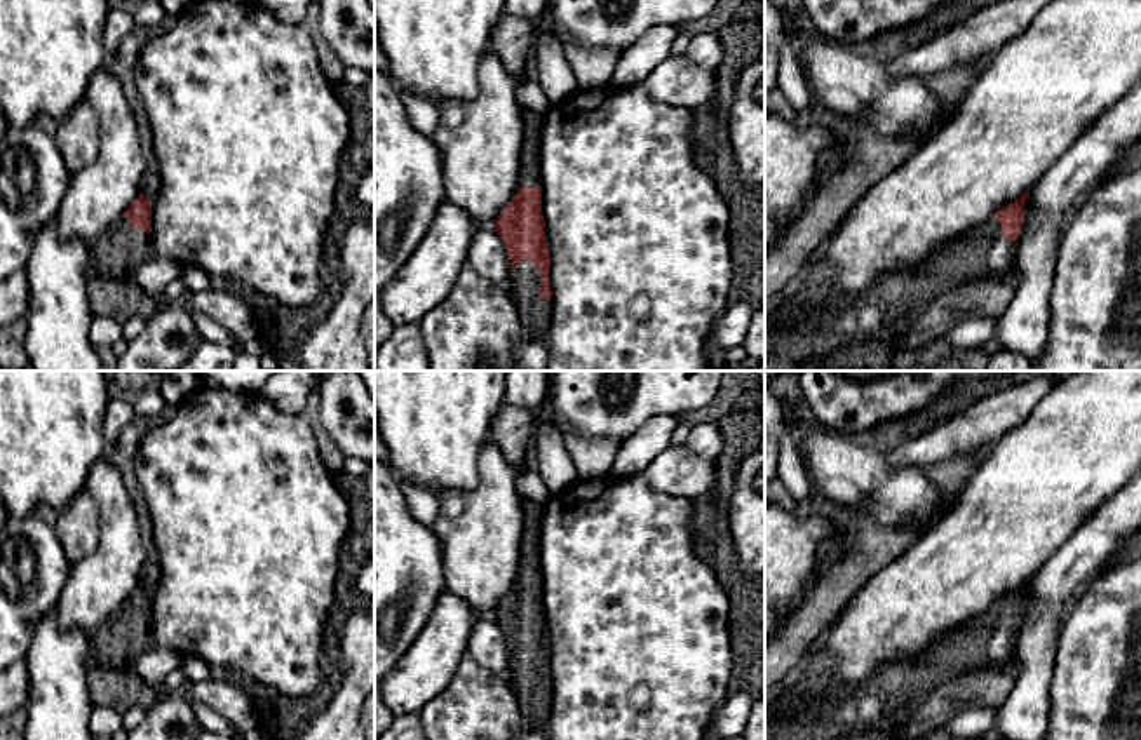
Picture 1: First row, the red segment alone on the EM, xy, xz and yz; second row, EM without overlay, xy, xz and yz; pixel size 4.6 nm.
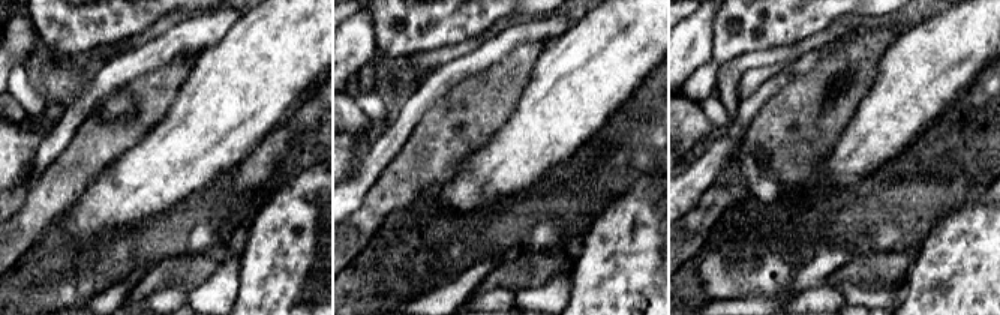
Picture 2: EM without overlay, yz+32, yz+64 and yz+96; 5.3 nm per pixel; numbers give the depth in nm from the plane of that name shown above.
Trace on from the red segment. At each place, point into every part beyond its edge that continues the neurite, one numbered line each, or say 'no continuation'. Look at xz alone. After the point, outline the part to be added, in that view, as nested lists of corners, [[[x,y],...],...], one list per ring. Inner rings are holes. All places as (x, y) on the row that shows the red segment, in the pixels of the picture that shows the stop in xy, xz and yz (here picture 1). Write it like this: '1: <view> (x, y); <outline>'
1: xz (528, 176); [[[530,134],[530,139],[523,151],[523,165],[519,172],[517,192],[523,188],[533,188],[538,185],[540,185],[540,176],[538,176],[538,164],[537,164],[537,143],[535,143],[533,134]]]
2: xz (525, 282); [[[523,261],[510,272],[507,289],[517,305],[526,340],[543,334],[550,319],[550,301],[538,294],[540,287],[542,277],[533,263]]]

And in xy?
1: xy (115, 255); [[[127,218],[113,223],[91,246],[91,263],[101,279],[132,279],[138,265],[152,254],[150,235],[134,230]]]

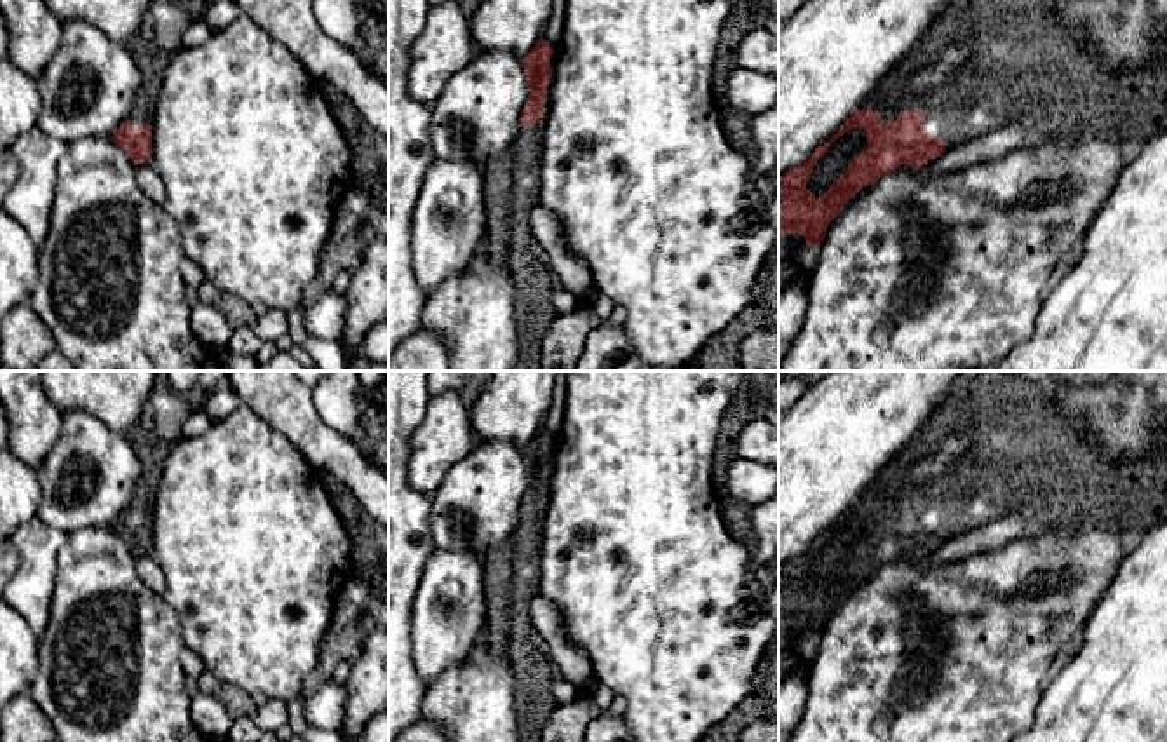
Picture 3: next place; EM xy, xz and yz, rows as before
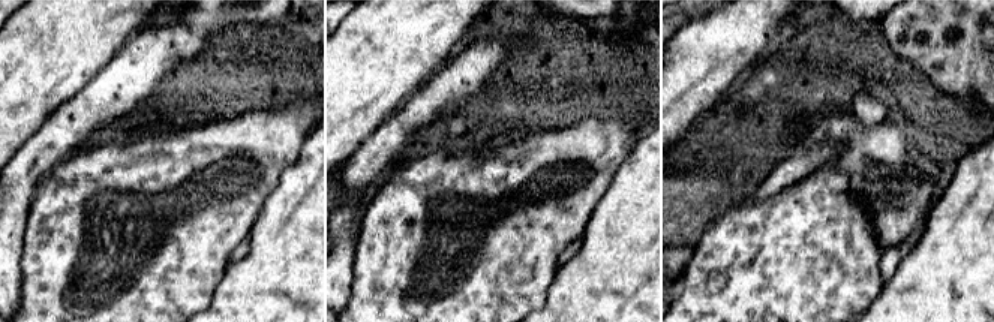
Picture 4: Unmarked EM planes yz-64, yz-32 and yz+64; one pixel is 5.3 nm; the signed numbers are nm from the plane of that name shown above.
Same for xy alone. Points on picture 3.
1: xy (152, 60); [[[150,26],[136,35],[129,47],[141,71],[141,87],[127,120],[139,129],[143,124],[152,124],[155,99],[171,56],[155,44]]]

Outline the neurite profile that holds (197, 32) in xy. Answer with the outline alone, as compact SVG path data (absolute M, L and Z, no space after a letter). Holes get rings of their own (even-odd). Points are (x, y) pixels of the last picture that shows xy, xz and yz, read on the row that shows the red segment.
M200 17L188 24L188 28L183 33L183 47L197 47L206 44L212 37L212 30L207 26L207 23Z

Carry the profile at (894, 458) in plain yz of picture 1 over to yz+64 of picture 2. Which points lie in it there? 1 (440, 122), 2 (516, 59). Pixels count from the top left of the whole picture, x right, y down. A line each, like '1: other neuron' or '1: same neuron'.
1: other neuron
2: other neuron

